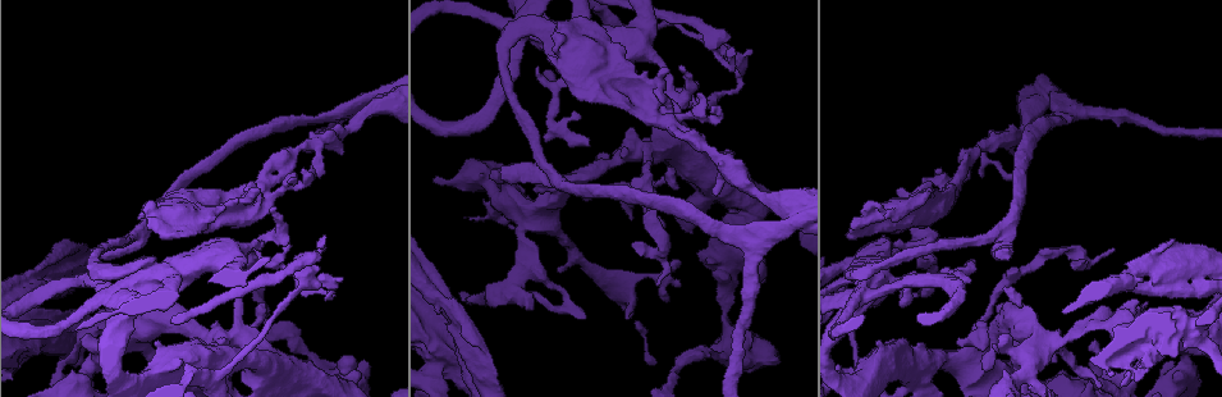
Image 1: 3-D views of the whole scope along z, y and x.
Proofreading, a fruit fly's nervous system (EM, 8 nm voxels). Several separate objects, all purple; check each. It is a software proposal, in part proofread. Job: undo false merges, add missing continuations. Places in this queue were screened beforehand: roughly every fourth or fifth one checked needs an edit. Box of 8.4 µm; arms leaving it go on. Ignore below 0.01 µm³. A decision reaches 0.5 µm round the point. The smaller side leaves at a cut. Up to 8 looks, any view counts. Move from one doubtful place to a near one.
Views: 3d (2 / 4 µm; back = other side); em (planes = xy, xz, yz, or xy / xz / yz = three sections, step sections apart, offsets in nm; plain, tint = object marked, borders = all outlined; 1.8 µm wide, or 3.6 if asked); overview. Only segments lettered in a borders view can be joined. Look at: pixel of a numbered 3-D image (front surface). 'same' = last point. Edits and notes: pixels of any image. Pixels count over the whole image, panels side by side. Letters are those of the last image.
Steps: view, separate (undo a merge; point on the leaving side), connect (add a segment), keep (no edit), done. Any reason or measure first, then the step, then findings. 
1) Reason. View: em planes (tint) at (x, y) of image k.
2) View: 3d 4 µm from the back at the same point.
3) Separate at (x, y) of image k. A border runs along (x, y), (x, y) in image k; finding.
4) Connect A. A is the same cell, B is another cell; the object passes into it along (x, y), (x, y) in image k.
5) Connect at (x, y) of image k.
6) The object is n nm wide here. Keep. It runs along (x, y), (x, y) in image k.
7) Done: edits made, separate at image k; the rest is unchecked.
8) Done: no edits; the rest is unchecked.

Branch stops here. View: 3d 4 µm at (629, 316) of image 1.

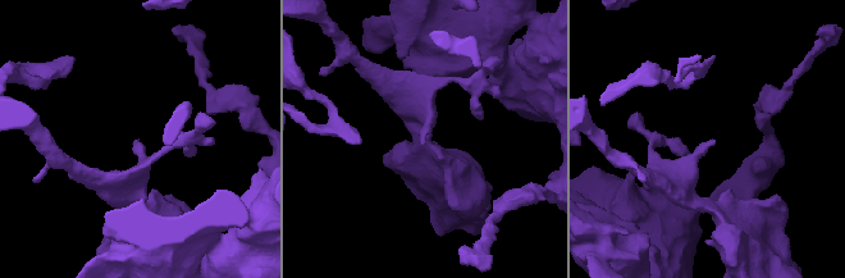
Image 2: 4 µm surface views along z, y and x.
Need the tissue. View: em xz step 4 (tint) at (424, 142) of image 2.

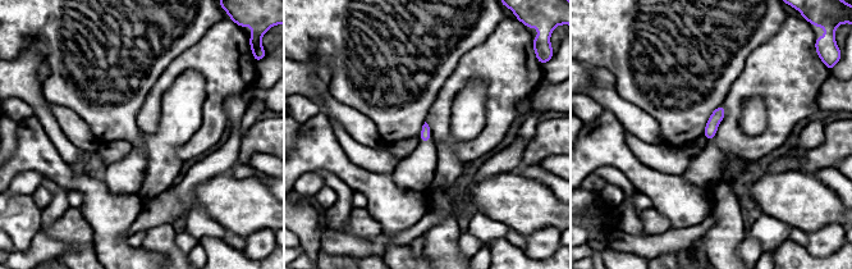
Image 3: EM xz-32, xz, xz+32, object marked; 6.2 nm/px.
Another direction. View: em planes (borders) at the same point.

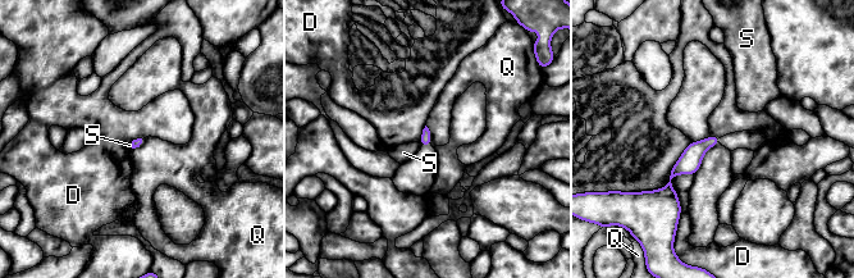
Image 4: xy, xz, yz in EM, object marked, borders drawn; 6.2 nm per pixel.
Keep. D, Q and S are other cells; a border runs along (718, 142), (706, 151), (694, 174) in image 4; no lettered segment goes on from it.

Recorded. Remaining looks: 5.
Thin arm on a thick one. View: em planes (tint) at (1198, 342) of image 1.

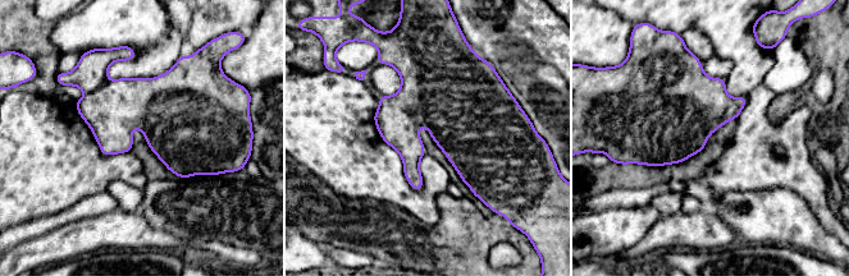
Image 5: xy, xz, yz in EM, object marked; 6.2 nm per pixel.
View: em planes (borders) at the same point.

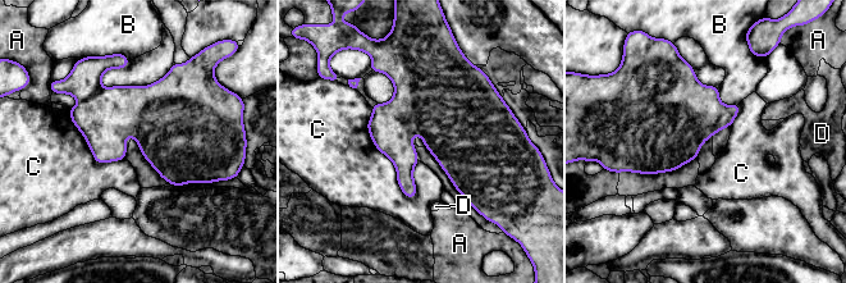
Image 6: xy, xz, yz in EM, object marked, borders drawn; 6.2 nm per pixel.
Keep. A, B, C and D are other cells; a border runs along (371, 108), (370, 138), (412, 199) in image 6; continuous, no second cell.

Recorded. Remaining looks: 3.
Abrupt turn. View: em yz step 4 (tint) at (1049, 96) of image 1.

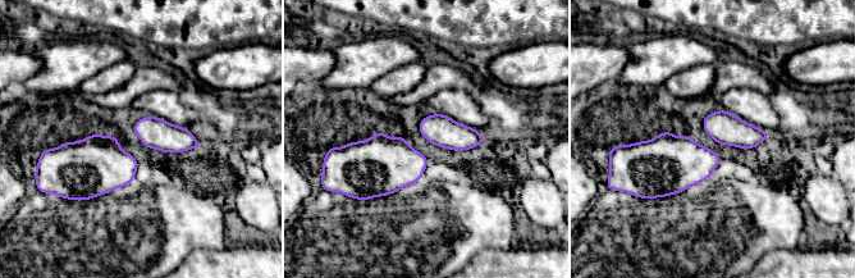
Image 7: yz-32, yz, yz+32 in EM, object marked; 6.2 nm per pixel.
View: em planes (borders) at the same point.

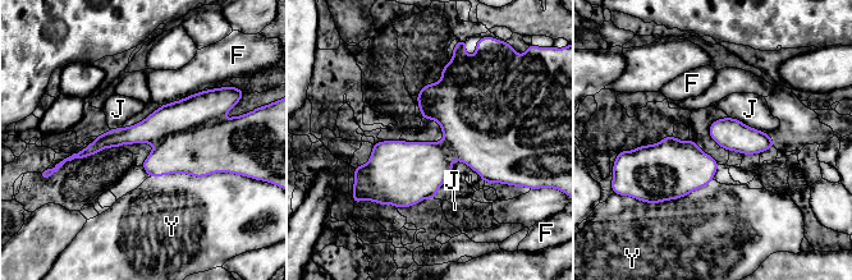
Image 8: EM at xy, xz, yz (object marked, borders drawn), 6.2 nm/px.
The object is 200 nm wide here. Keep. F, J and Y are other cells; a border runs along (728, 115), (766, 133) in image 8; one cell here.

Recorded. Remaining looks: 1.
Done: no edits; the rest is unchecked.

